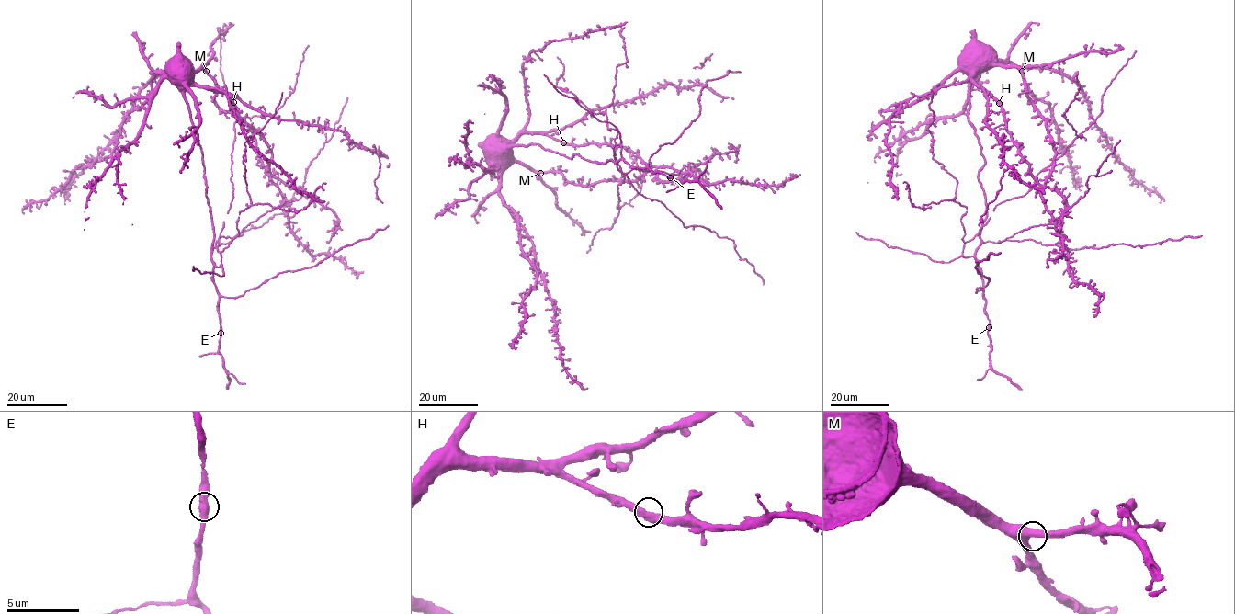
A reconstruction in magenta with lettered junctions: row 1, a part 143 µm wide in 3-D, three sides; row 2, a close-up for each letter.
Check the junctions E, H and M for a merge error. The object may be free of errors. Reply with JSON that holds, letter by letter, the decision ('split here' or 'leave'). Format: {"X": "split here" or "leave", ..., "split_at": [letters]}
{"E": "leave", "H": "leave", "M": "leave", "split_at": []}

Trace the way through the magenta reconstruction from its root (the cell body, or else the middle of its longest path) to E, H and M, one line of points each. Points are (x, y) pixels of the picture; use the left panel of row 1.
E: (178, 73), (202, 153), (213, 226), (211, 256), (220, 334)
H: (178, 73), (183, 78), (192, 77), (198, 84), (208, 88), (225, 91), (233, 102)
M: (178, 73), (181, 81), (185, 81), (190, 73), (203, 69), (206, 71)

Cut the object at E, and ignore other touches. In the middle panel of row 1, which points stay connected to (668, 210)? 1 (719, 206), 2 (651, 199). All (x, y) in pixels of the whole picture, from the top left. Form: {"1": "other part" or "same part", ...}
{"1": "other part", "2": "same part"}

